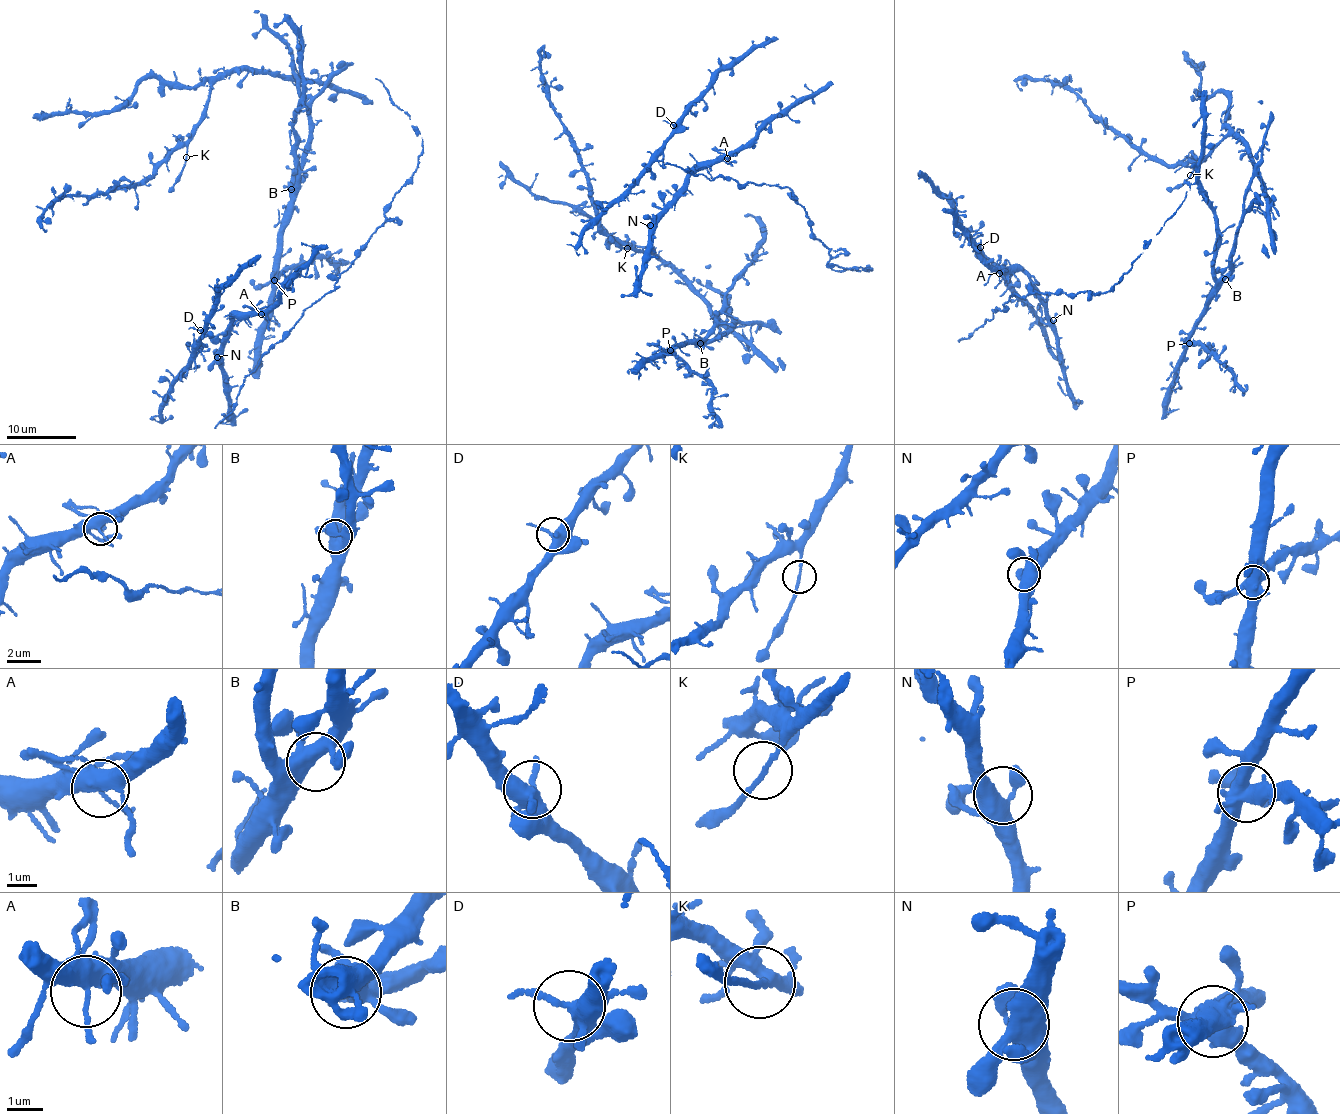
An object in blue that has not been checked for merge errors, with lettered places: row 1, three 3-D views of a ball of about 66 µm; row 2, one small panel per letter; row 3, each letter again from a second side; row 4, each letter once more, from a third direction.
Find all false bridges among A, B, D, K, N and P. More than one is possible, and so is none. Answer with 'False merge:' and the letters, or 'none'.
False merge: K, P

